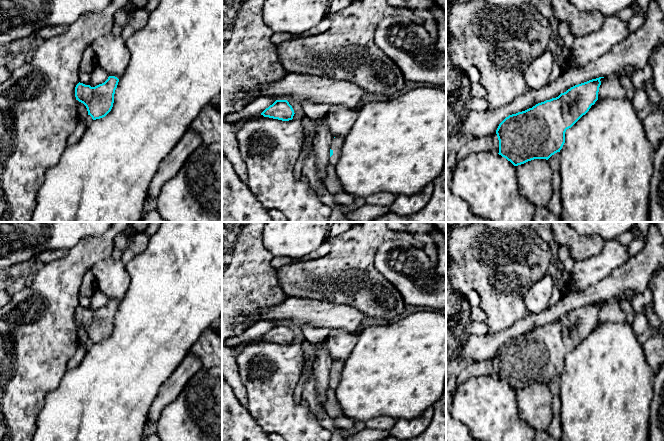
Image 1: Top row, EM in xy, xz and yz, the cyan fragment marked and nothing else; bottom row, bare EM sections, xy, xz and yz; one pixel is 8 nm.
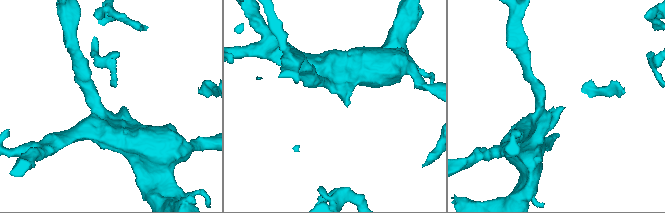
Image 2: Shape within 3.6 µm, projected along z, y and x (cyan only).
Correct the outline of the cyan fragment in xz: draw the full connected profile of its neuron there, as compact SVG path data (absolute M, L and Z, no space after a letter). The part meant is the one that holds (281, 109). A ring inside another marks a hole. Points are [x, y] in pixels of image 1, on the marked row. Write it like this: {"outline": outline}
{"outline": "M276 100L261 113L264 117L282 121L292 120L294 114L294 110L287 100Z"}

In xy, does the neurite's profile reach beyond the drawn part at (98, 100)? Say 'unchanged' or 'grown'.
unchanged

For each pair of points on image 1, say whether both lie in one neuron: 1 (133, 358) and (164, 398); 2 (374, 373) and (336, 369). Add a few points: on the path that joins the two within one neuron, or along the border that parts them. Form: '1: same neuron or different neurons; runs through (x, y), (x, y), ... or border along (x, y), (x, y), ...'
1: different neurons; border along (172, 372), (159, 389), (147, 412)
2: different neurons; border along (344, 361), (341, 379), (335, 390)

